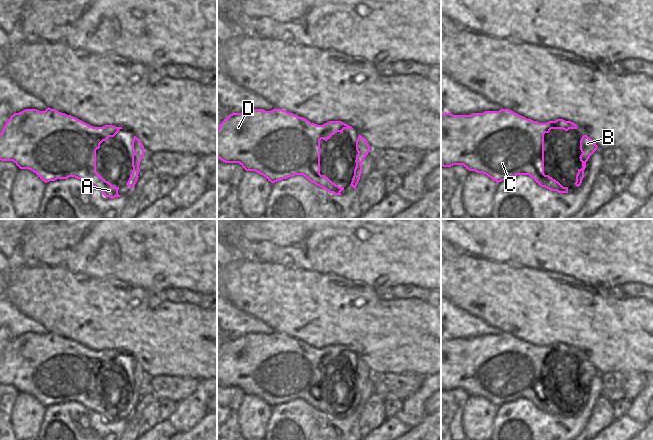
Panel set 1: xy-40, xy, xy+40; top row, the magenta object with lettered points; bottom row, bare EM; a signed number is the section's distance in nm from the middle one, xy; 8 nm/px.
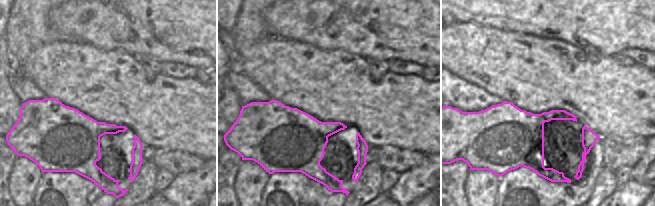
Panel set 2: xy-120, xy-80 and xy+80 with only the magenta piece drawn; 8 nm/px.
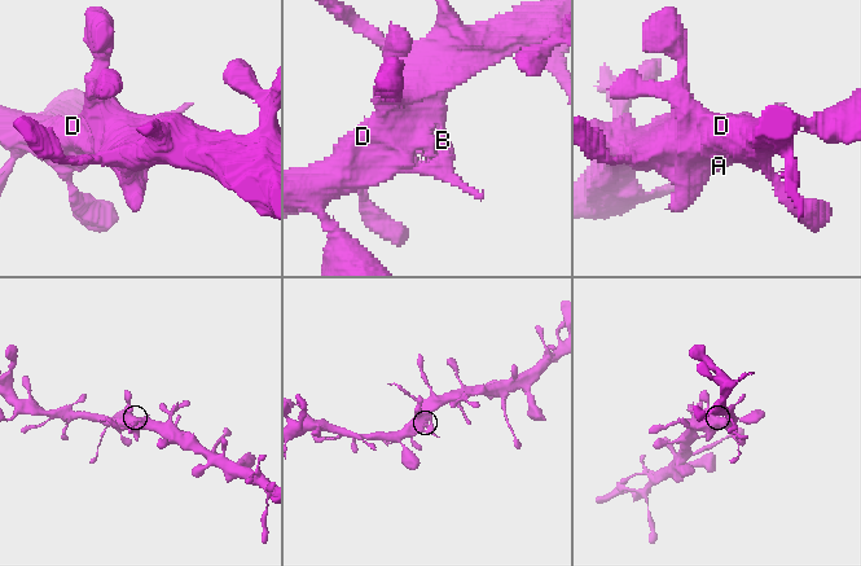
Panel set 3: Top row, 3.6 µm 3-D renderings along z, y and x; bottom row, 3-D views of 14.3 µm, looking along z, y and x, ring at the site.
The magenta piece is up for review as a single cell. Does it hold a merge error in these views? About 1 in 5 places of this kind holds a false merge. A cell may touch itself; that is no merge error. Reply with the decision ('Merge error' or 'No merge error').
No merge error.

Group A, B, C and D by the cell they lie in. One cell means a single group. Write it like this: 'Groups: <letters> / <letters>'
Groups: A B C D.

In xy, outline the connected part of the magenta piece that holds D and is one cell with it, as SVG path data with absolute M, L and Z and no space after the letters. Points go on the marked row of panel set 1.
M251 109L232 113L217 129L217 158L225 163L239 163L246 171L255 171L271 183L303 175L329 193L341 195L344 187L320 174L320 140L327 141L335 133L343 133L344 129L353 128L341 121L317 125L283 109Z

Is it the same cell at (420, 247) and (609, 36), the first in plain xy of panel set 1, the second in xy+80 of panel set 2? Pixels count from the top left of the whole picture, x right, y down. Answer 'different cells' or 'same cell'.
same cell

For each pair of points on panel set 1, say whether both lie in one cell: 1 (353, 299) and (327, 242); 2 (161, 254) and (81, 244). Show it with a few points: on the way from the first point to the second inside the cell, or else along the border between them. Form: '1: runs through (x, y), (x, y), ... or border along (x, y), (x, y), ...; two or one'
1: border along (320, 273), (336, 274), (357, 284), (366, 284); two
2: runs through (141, 244), (101, 244); one

